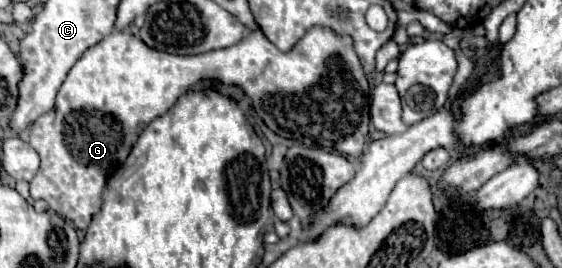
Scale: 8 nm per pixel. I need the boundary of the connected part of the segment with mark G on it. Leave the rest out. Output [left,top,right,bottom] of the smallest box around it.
[30,26,370,230]

